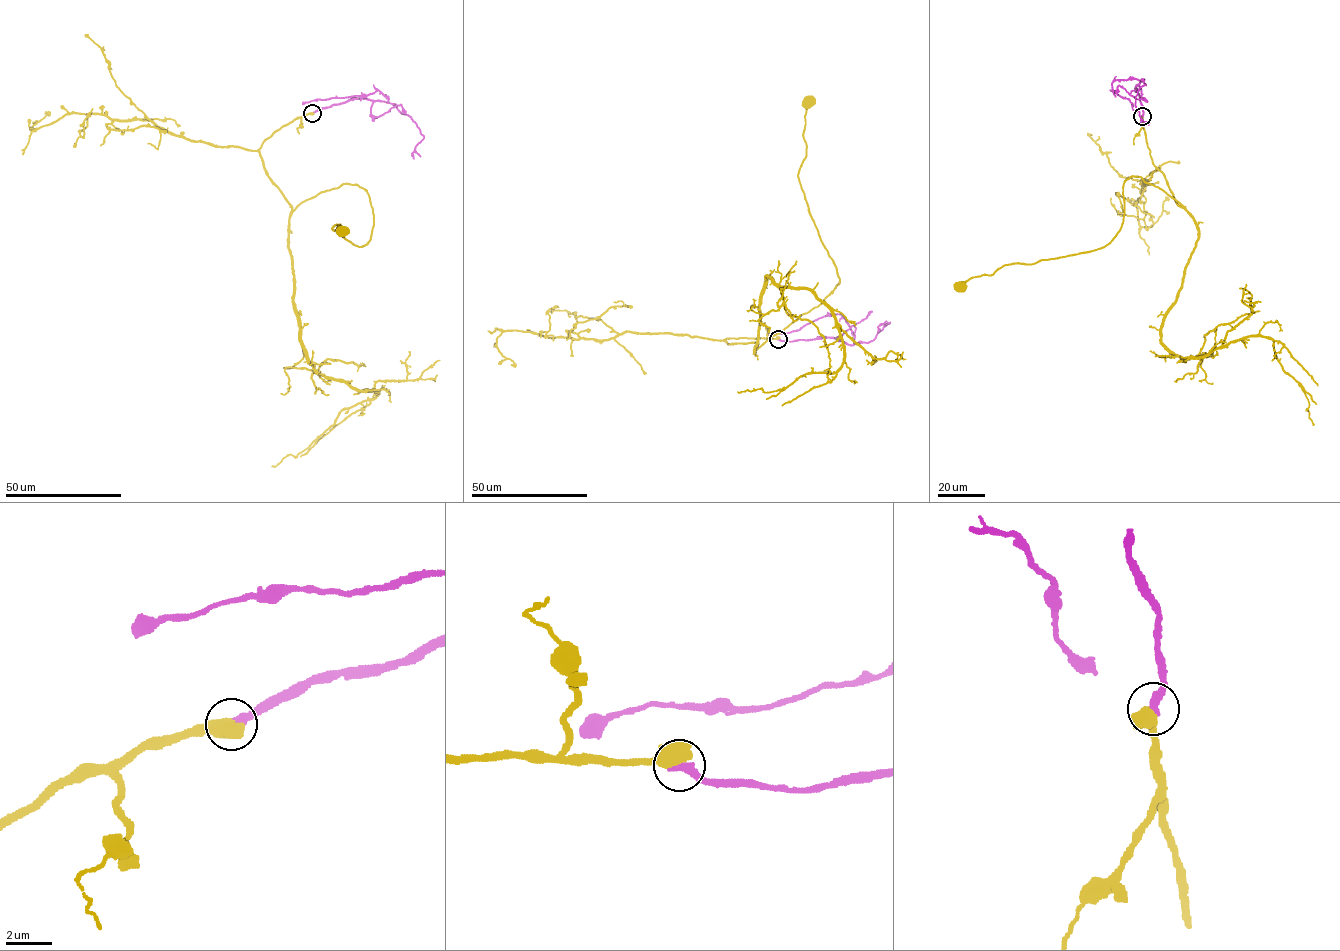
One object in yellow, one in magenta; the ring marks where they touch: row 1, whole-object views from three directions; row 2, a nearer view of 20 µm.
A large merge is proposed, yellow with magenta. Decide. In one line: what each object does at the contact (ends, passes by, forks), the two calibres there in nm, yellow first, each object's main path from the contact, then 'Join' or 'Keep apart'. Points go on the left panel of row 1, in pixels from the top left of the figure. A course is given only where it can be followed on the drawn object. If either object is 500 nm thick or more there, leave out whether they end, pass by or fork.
Thickness 800 nm (yellow) against 400 nm. Course of yellow: (312, 113), (259, 155), (293, 211), (346, 183), (364, 189), (371, 239), (359, 246), (332, 226), (342, 231). Course of magenta: (312, 113), (351, 99), (387, 103), (388, 98), (378, 90), (302, 104). Join

